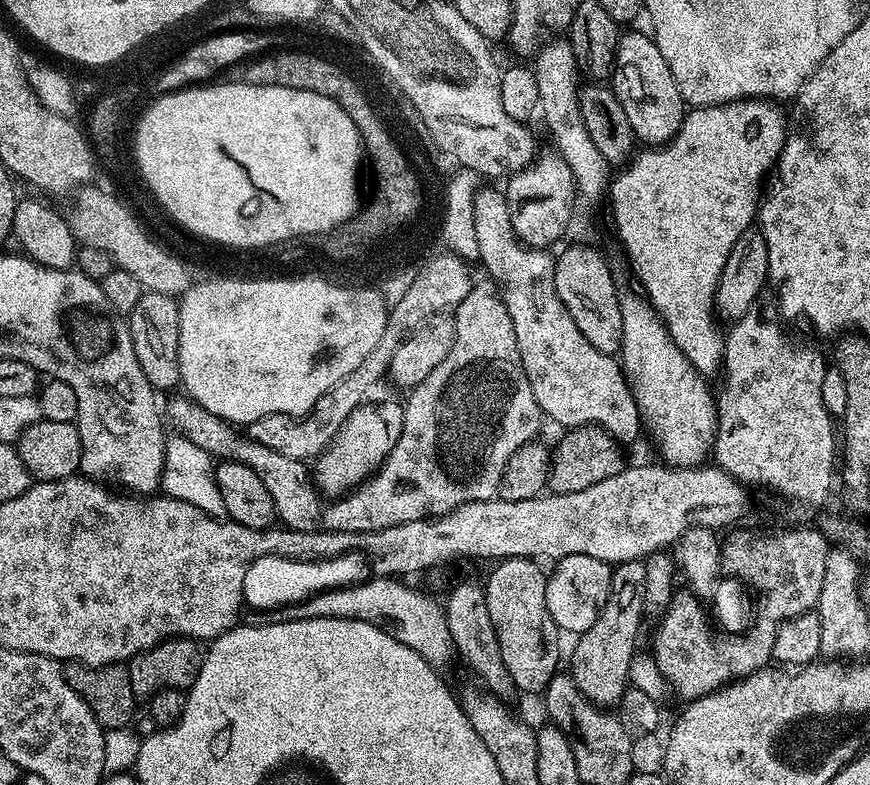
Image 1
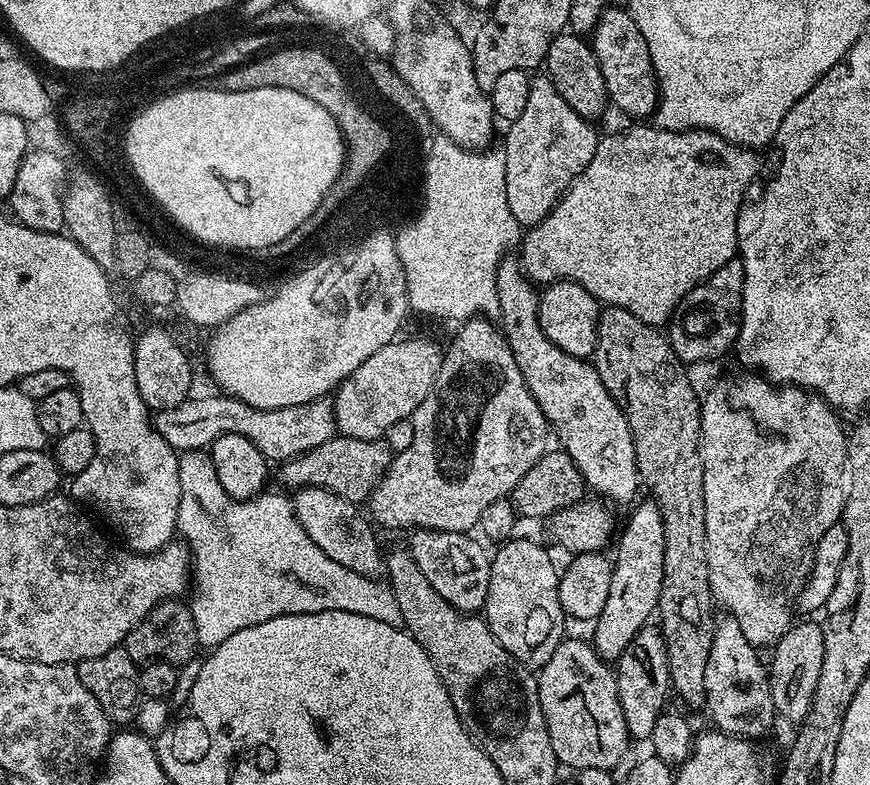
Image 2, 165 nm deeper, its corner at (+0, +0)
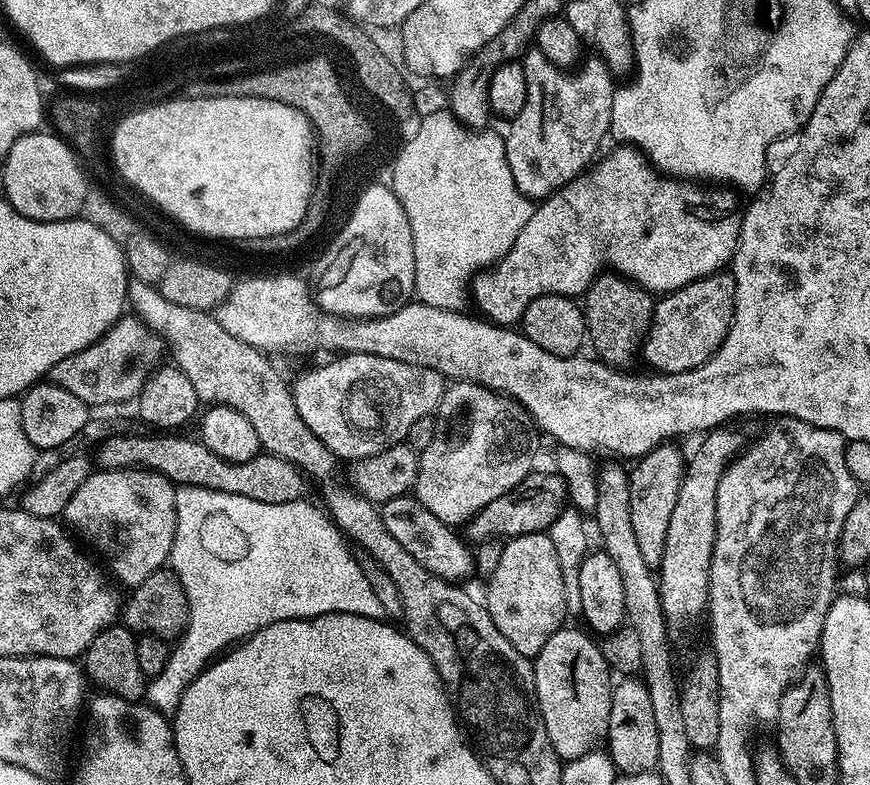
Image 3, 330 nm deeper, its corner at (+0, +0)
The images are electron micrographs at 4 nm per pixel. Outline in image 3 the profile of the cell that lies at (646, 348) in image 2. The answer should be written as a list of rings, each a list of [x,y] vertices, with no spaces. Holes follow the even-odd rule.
[[[612,270],[601,271],[593,280],[588,291],[582,297],[582,311],[584,314],[584,327],[587,339],[592,340],[592,348],[597,357],[606,364],[613,366],[624,366],[624,363],[631,358],[632,354],[637,353],[638,347],[644,339],[649,324],[652,323],[652,309],[654,307],[653,293],[648,292],[634,280],[629,280],[627,276],[617,274]]]

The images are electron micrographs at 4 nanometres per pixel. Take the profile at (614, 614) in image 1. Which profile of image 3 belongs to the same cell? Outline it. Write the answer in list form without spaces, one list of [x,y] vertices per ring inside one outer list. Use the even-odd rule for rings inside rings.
[[[672,442],[660,444],[646,455],[639,457],[636,464],[628,472],[628,485],[630,486],[630,526],[634,526],[634,538],[638,541],[638,550],[642,550],[642,558],[653,566],[659,565],[662,550],[666,546],[666,529],[670,526],[670,513],[674,511],[674,502],[678,502],[678,490],[684,481],[686,471],[686,456],[676,449]]]

